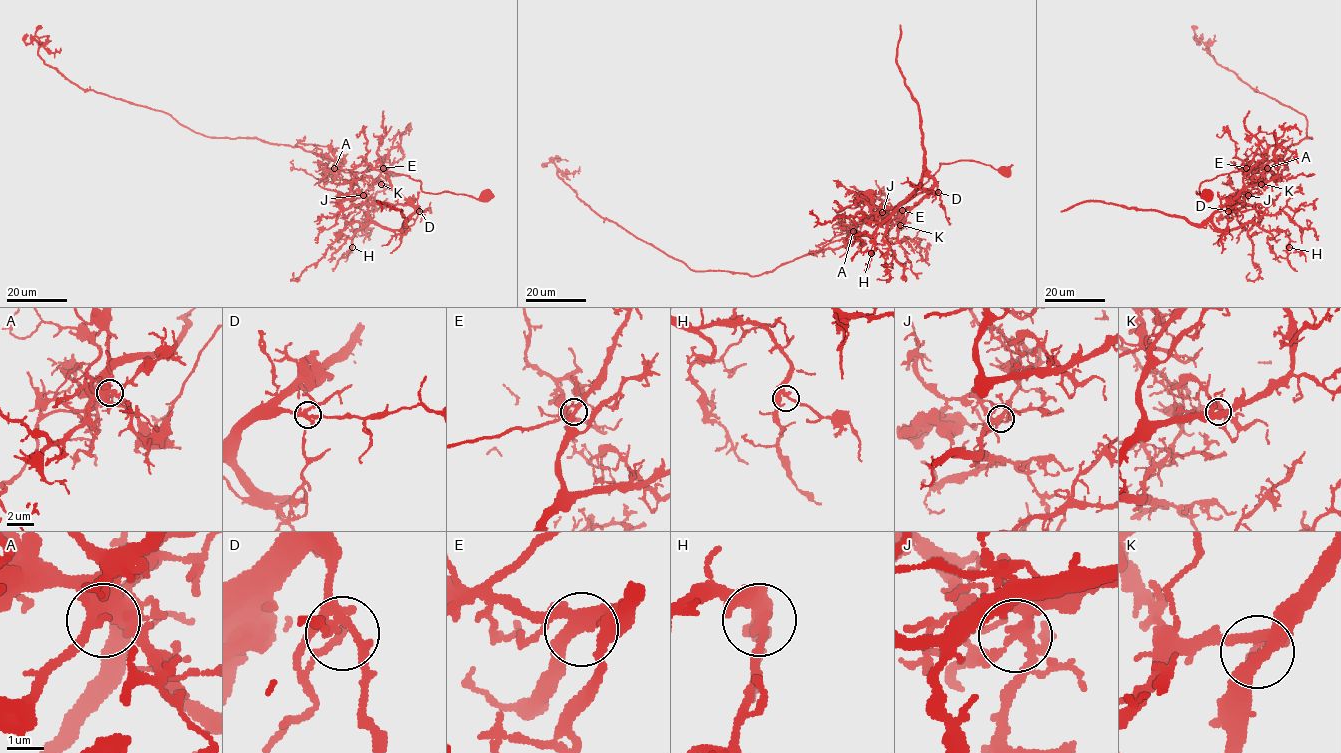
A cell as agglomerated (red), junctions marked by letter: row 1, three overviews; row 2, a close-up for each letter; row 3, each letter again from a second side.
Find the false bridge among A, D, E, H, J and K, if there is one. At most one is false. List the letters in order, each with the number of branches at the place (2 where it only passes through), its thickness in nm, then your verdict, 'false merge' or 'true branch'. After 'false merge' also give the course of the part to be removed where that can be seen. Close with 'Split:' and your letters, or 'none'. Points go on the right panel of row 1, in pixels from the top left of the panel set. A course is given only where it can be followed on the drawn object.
A: 8 | 440 nm | true branch
D: 5 | 240 nm | true branch
E: 4 | 340 nm | true branch
H: 3 | 280 nm | true branch
J: 6 | 260 nm | false merge | (1249, 195), (1270, 162), (1290, 145), (1312, 138), (1307, 136), (1307, 119), (1216, 62), (1197, 42), (1203, 33)
K: 4 | 360 nm | true branch
Split: J

